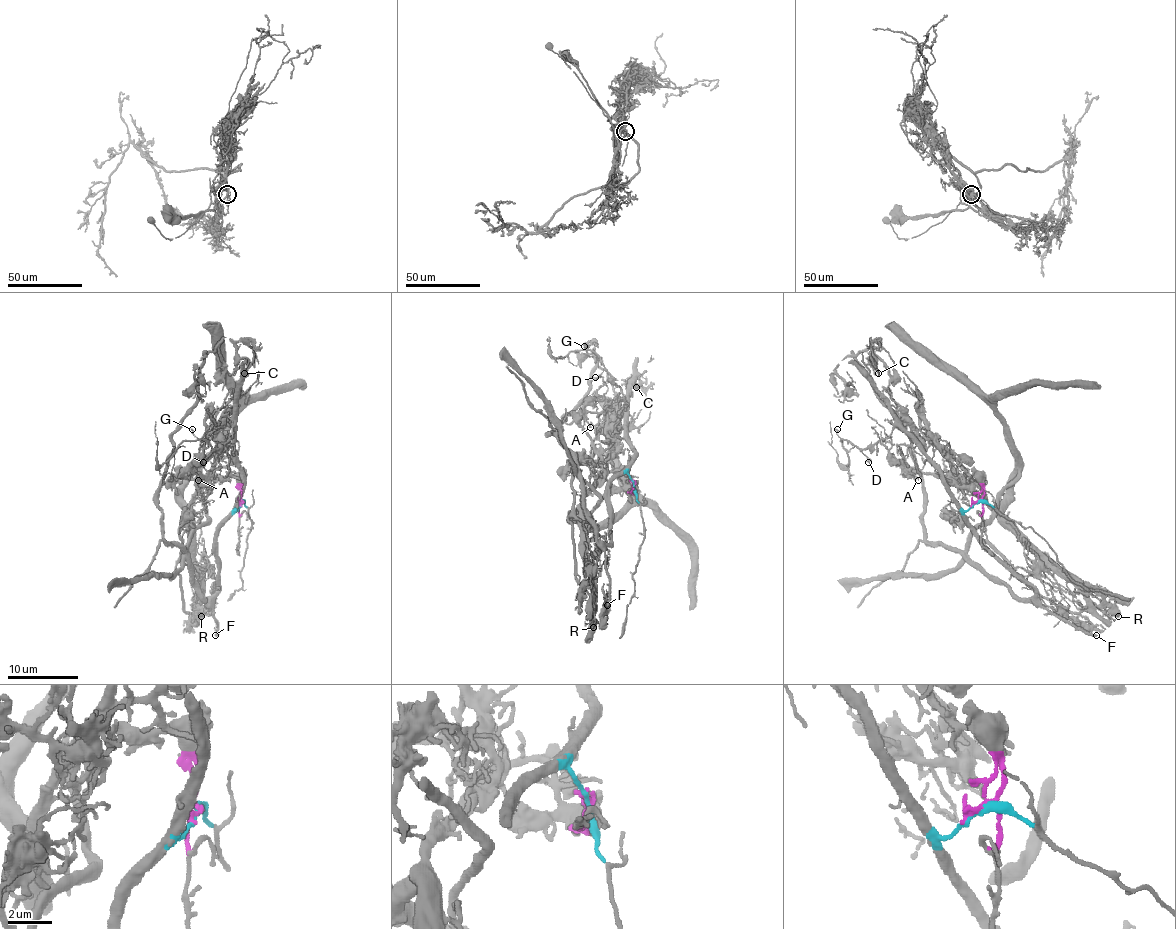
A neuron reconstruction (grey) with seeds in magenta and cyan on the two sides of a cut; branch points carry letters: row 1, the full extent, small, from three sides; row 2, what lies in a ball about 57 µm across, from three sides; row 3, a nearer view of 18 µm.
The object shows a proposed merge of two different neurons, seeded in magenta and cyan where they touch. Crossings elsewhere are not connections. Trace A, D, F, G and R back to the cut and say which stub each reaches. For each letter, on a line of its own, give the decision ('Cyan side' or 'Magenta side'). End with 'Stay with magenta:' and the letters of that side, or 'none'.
A: Magenta side
D: Cyan side
F: Cyan side
G: Cyan side
R: Magenta side
Stay with magenta: A, R

